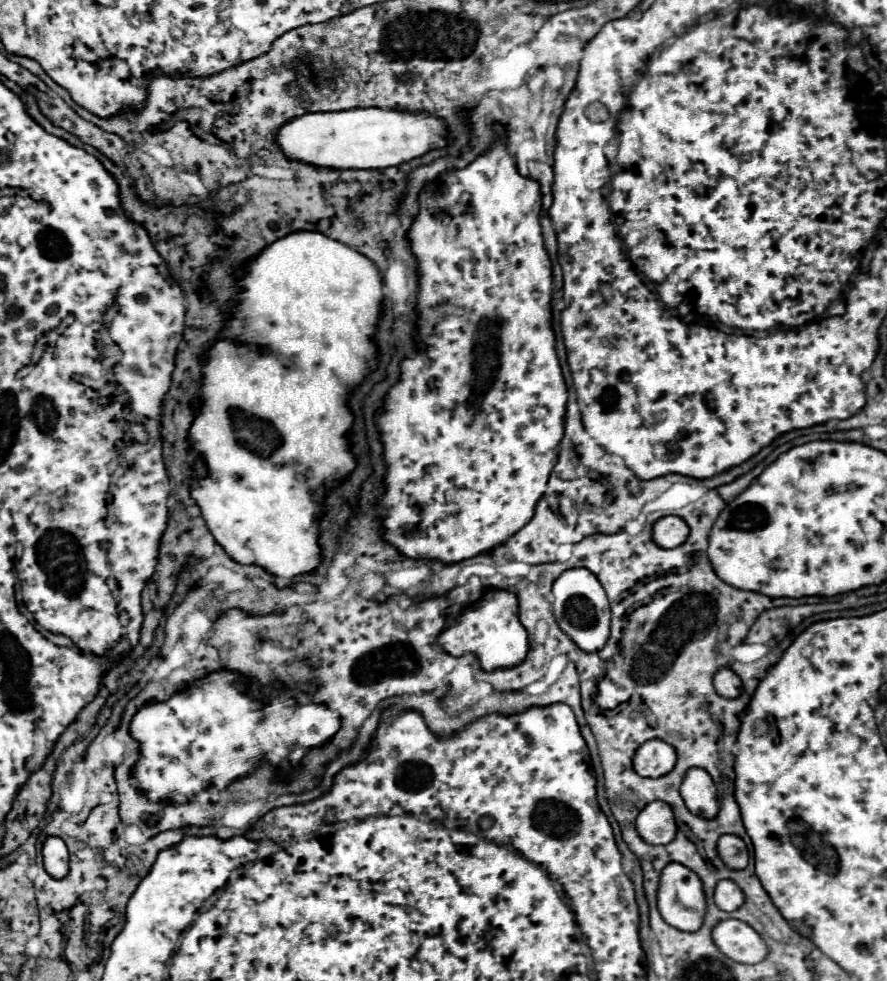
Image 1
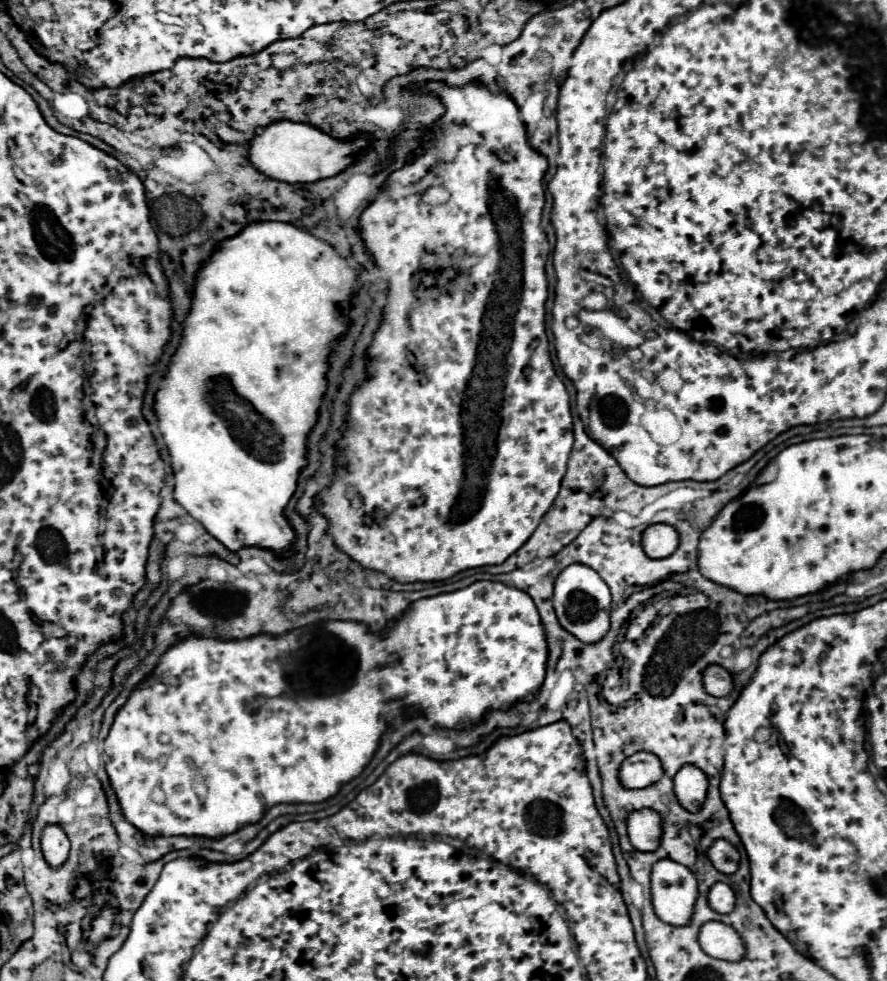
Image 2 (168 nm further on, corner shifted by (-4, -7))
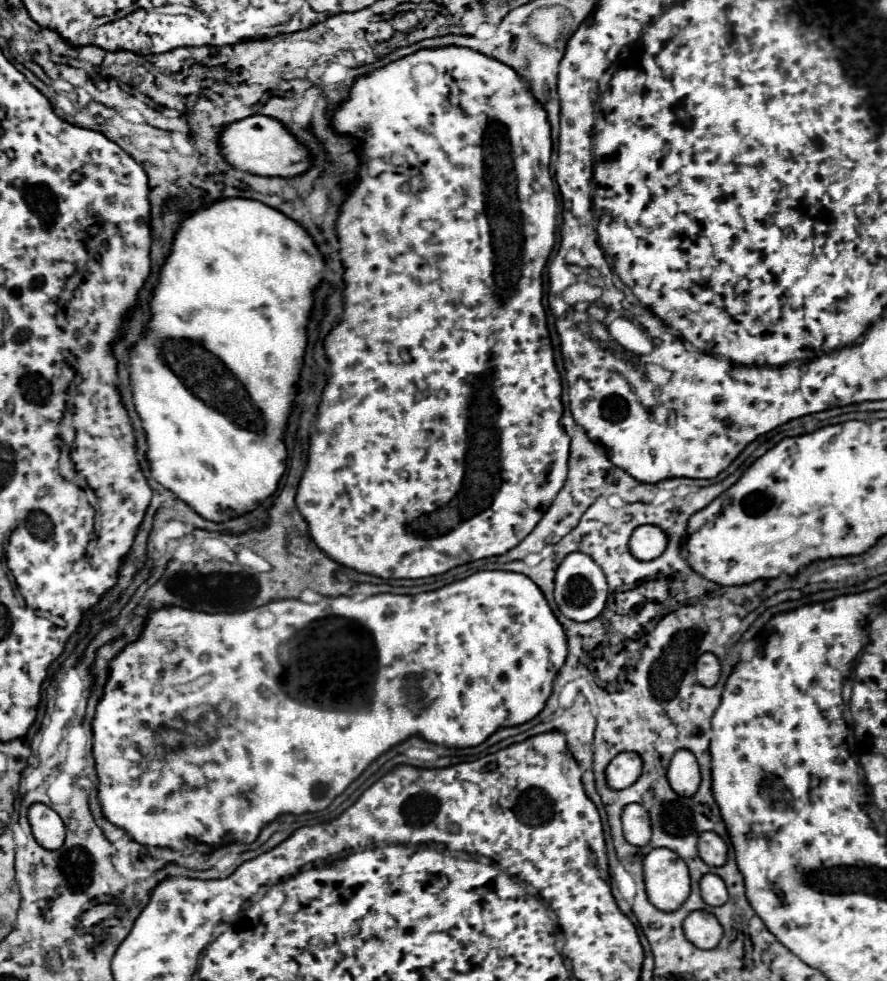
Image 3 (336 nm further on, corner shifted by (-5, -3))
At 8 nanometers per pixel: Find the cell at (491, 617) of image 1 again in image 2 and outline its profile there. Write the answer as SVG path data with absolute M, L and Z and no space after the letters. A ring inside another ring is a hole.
M480 580L474 582L462 590L456 592L446 592L430 598L422 598L412 602L406 612L402 612L400 618L390 620L386 628L378 632L370 632L370 628L362 622L352 622L344 620L344 628L340 630L352 630L348 636L362 636L360 640L360 668L356 674L354 686L348 690L334 694L334 696L320 696L320 698L306 698L306 696L290 696L288 684L284 680L282 666L278 666L280 656L286 652L294 652L298 648L298 630L290 630L282 636L270 636L270 634L254 634L242 640L222 640L222 638L204 638L204 636L194 636L186 634L174 644L168 646L168 650L160 656L156 668L152 674L148 674L132 694L128 696L126 704L116 712L114 722L110 726L110 732L104 740L104 758L106 758L106 774L108 780L114 788L114 794L118 798L118 804L122 808L124 818L138 828L146 836L204 836L204 838L222 838L232 832L238 832L246 824L256 824L262 820L268 808L276 804L318 804L324 802L332 796L338 794L338 790L354 780L372 760L374 752L380 746L380 738L386 732L386 724L382 720L382 708L396 700L404 702L404 712L406 716L424 716L432 726L448 728L448 730L466 730L476 724L480 724L488 712L492 710L508 710L516 702L524 702L530 696L534 696L544 678L546 678L546 664L548 664L548 642L546 642L546 632L538 614L538 608L534 600L530 598L528 592L506 586L502 582L490 582L490 580ZM202 782L206 786L206 794L200 794L196 790L196 784Z

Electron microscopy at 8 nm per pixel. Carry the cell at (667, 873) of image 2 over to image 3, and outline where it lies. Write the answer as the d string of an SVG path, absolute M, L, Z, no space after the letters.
M667 848L651 850L643 860L645 886L649 902L663 910L675 912L691 892L687 864Z

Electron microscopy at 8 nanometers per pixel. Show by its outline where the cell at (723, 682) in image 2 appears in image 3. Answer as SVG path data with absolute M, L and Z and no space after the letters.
M707 652L697 660L697 680L703 686L715 686L721 676L721 662L715 654Z

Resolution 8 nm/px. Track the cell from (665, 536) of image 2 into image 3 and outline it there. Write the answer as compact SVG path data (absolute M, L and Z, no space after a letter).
M645 524L633 532L633 536L629 540L629 550L639 560L655 560L657 556L661 556L665 552L667 542L669 542L669 538L659 526Z

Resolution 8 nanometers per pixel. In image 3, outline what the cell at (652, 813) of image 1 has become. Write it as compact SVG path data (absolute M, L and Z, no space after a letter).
M629 804L623 810L623 834L633 846L647 846L651 840L651 820L649 812L641 804Z

